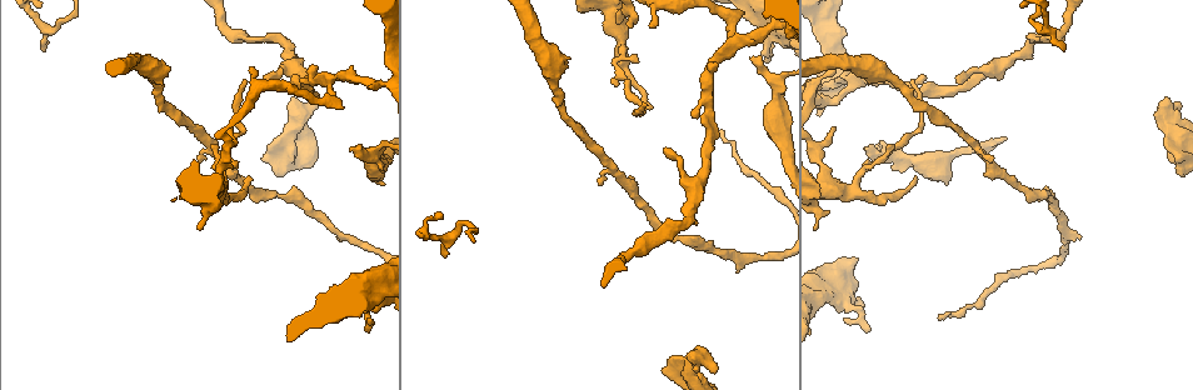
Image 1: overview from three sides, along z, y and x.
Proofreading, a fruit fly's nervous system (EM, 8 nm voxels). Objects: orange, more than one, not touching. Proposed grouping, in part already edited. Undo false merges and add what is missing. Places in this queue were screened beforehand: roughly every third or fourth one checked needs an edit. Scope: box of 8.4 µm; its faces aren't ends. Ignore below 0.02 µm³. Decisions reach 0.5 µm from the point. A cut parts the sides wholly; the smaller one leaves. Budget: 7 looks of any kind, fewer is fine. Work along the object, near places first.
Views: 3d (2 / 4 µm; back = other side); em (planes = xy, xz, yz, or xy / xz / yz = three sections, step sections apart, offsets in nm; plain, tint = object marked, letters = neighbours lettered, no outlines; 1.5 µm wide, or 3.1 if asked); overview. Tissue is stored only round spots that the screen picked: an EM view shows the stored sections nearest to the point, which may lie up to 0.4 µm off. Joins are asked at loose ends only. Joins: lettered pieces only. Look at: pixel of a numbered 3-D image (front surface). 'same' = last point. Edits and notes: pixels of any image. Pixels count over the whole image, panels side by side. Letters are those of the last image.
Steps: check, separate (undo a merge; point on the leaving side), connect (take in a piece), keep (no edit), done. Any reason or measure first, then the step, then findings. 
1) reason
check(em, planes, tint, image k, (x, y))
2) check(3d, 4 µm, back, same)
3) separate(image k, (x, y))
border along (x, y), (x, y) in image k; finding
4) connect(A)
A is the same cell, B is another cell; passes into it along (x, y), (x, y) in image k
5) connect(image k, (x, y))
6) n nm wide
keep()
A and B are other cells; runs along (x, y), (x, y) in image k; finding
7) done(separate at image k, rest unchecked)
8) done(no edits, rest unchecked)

thin end
check(em, planes, letters, image 1, (957, 83))

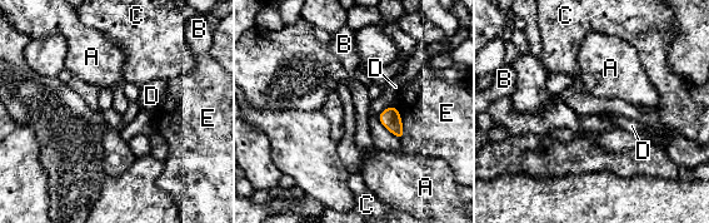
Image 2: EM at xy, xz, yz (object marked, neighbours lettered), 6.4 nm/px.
keep()
A, B, C, D and E are other cells; border along (397, 105), (389, 105), (377, 115) in image 2; none of them fits

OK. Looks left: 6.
narrows sharply
check(em, xz, step 4, tint, image 1, (683, 239))

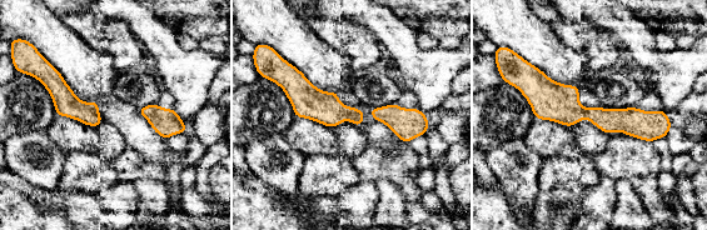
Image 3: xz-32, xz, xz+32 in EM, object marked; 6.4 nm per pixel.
cut it another way
check(em, planes, letters, same)

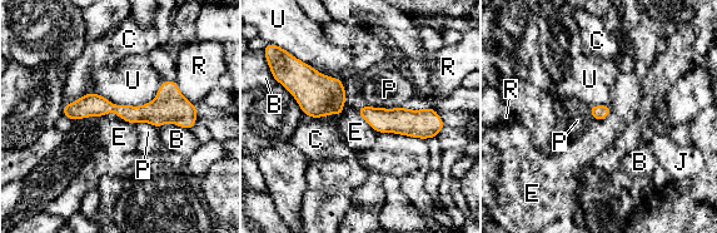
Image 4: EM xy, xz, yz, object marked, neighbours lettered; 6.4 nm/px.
100 nm wide
keep()
B, C, E, J, P, R and U are other cells; border along (367, 104), (386, 108), (402, 107) in image 4; one neuron here

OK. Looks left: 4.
check(em, planes, letters, image 1, (752, 59))

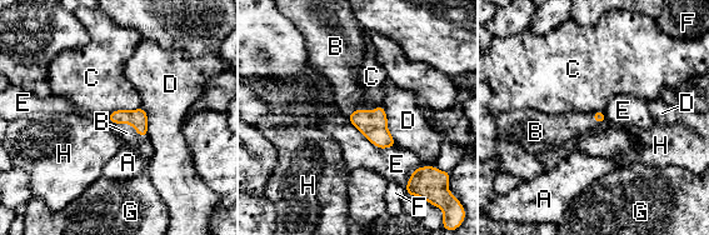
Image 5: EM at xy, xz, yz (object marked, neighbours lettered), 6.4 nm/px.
connect(B)
B is the same cell, A, C, D, E, F, G and H are other cells; passes into it along (138, 119), (130, 124), (126, 133) in image 5; it goes on there

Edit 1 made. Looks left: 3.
done(connect at image 5, rest unchecked)

